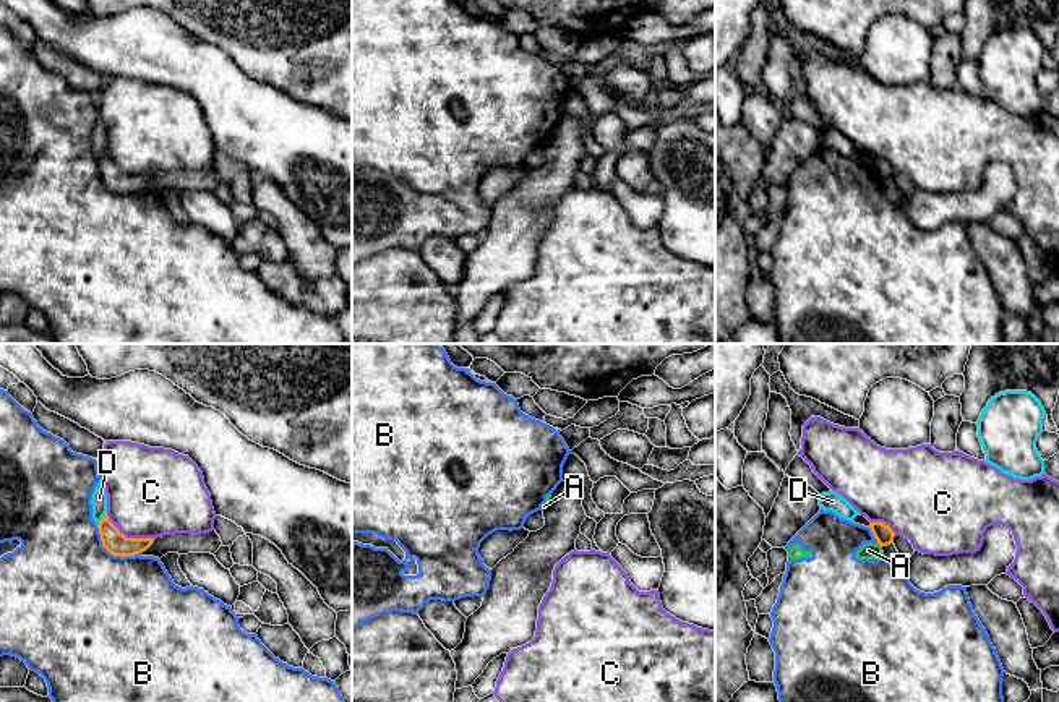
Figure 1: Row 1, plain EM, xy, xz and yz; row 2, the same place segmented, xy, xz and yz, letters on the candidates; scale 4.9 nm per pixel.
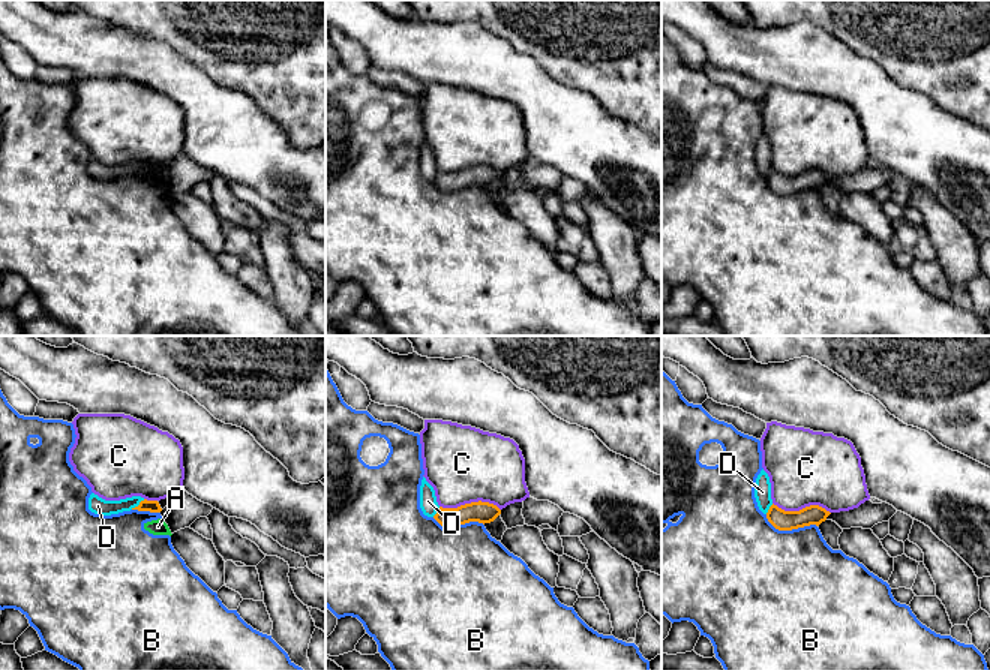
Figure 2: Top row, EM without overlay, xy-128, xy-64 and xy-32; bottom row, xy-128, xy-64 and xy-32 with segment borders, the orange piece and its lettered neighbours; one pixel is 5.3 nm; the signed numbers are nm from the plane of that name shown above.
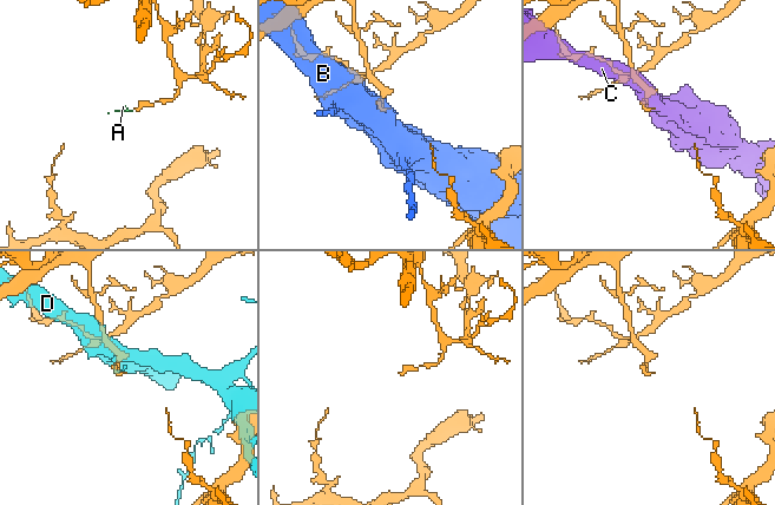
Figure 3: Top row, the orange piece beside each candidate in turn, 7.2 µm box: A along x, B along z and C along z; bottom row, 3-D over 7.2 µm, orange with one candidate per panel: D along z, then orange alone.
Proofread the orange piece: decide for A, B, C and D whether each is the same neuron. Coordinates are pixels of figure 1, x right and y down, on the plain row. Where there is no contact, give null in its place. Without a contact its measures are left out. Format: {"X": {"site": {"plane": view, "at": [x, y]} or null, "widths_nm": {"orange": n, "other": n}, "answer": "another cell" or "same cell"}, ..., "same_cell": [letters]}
{"A": {"site": {"plane": "yz", "at": [879, 180]}, "widths_nm": {"orange": 90, "other": 80}, "answer": "another cell"}, "B": {"site": {"plane": "xy", "at": [111, 190]}, "widths_nm": {"orange": 110, "other": 500}, "answer": "another cell"}, "C": {"site": {"plane": "xy", "at": [128, 175]}, "widths_nm": {"orange": 110, "other": 440}, "answer": "another cell"}, "D": {"site": {"plane": "xy", "at": [102, 156]}, "widths_nm": {"orange": 110, "other": 80}, "answer": "another cell"}, "same_cell": []}

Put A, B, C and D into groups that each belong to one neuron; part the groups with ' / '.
A B / C / D

